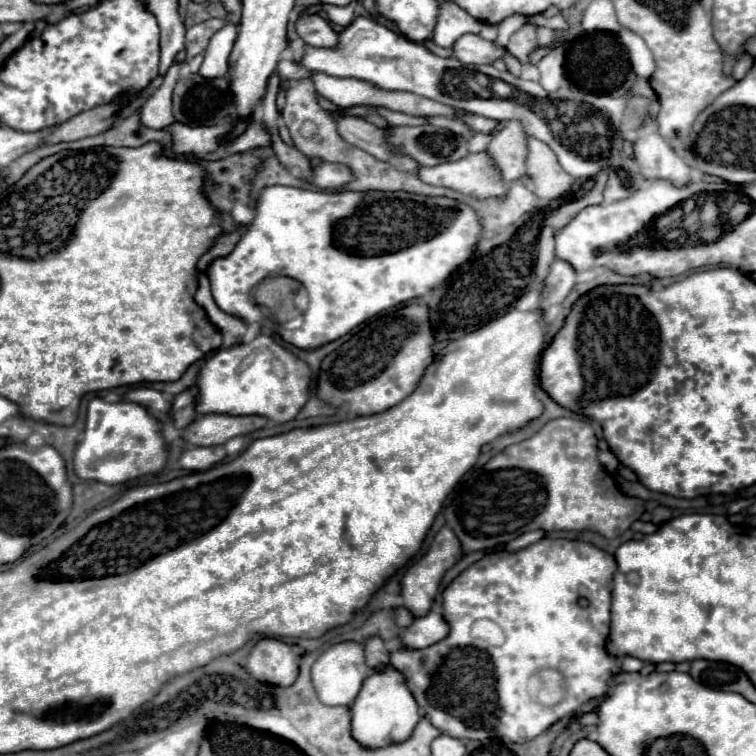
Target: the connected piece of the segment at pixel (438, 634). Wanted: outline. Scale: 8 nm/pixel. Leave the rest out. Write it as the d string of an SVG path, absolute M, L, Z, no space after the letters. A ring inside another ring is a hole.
M431 610L427 616L413 620L413 624L405 630L401 644L405 648L427 648L435 642L443 640L449 634L449 626L441 612Z

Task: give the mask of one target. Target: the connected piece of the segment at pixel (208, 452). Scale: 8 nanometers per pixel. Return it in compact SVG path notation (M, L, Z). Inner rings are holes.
M209 446L209 448L187 448L181 458L179 458L179 466L183 470L191 470L191 472L199 472L199 470L207 470L215 464L219 464L225 458L225 450L223 446Z

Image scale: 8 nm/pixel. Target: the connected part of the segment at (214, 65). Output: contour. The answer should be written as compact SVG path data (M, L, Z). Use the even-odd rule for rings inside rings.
M225 24L209 42L207 50L205 50L205 58L203 64L199 68L199 76L203 78L221 78L227 74L229 70L229 54L231 54L231 46L235 42L235 34L237 34L237 26L233 24Z

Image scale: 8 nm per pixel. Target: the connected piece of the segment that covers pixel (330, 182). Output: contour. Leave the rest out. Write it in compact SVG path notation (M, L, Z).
M321 162L319 166L311 168L311 184L321 190L337 190L351 180L351 170L343 164L329 164Z

